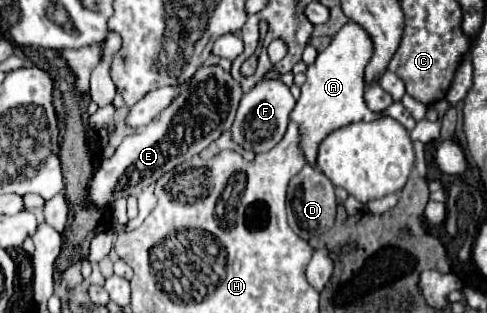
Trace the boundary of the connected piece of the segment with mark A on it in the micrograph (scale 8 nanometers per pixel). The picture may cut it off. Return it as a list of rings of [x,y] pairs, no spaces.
[[[350,21],[332,37],[328,49],[318,53],[314,65],[308,67],[306,83],[302,85],[300,99],[296,101],[290,113],[290,121],[298,125],[298,133],[300,133],[298,147],[304,151],[304,159],[308,165],[316,167],[318,145],[328,133],[354,121],[362,121],[362,119],[372,121],[385,117],[382,113],[370,111],[364,105],[364,67],[370,61],[372,53],[374,47],[370,35],[358,23]]]

